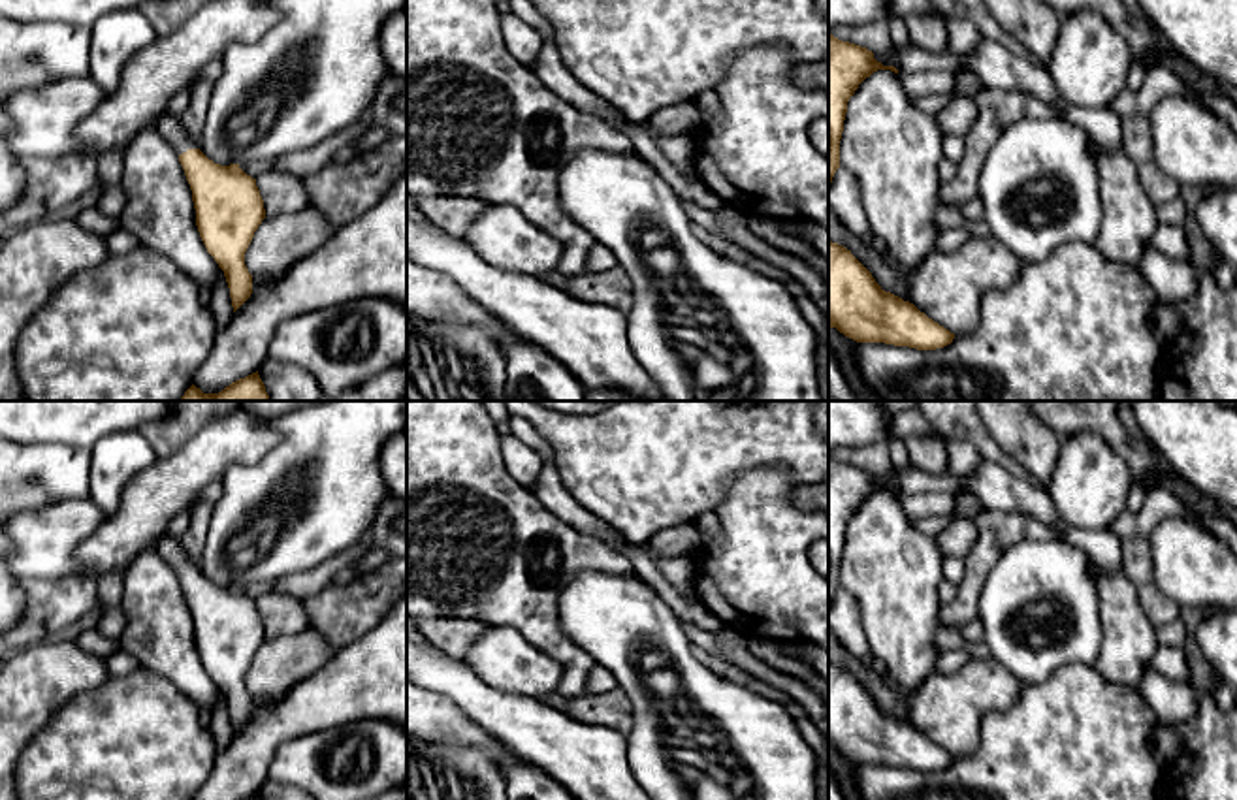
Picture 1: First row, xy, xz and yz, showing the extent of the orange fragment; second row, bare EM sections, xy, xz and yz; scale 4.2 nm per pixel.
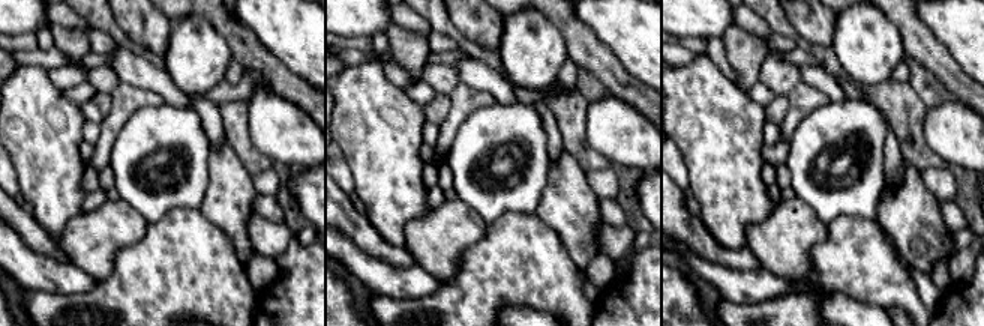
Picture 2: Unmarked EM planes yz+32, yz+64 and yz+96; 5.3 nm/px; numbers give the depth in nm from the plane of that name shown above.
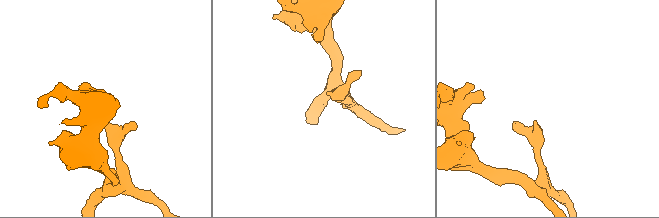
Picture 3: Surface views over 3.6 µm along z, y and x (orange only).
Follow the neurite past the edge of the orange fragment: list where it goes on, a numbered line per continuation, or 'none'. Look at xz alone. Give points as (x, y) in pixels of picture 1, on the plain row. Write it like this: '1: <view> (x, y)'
none

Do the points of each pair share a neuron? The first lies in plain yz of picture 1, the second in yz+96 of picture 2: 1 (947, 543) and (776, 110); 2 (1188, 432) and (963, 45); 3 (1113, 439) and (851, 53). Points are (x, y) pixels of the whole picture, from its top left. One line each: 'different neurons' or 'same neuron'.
1: same neuron
2: same neuron
3: different neurons

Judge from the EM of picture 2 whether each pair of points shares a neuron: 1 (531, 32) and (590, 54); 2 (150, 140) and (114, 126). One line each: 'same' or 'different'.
1: different
2: different

